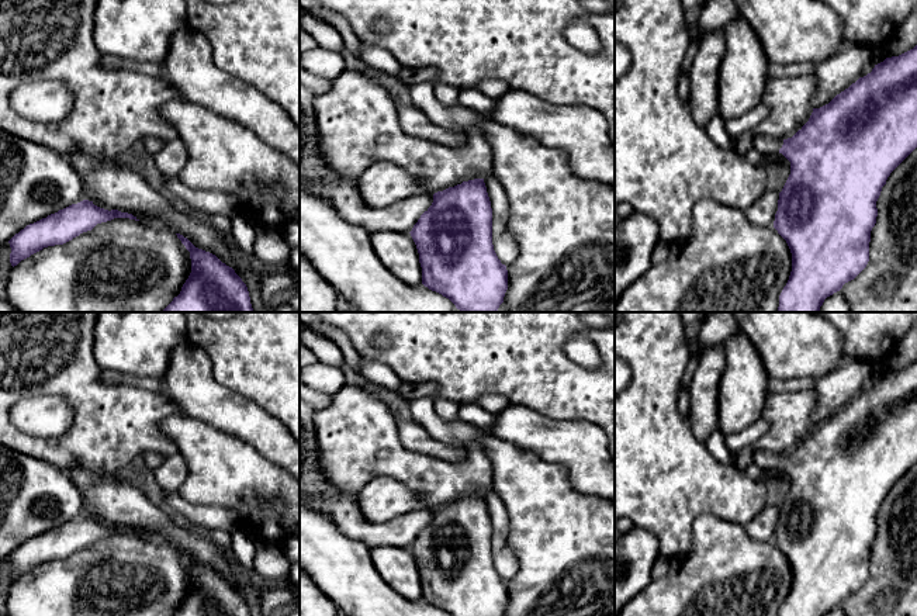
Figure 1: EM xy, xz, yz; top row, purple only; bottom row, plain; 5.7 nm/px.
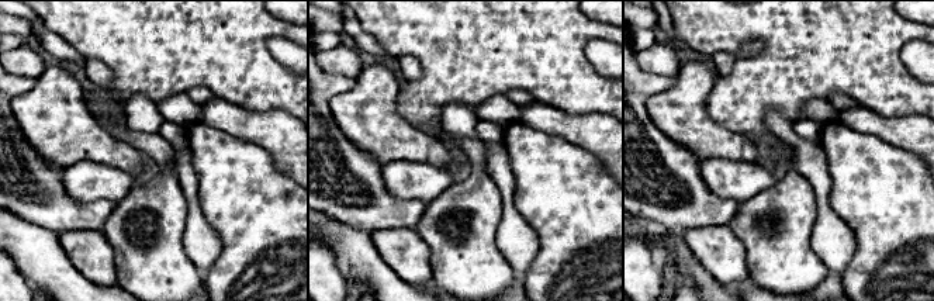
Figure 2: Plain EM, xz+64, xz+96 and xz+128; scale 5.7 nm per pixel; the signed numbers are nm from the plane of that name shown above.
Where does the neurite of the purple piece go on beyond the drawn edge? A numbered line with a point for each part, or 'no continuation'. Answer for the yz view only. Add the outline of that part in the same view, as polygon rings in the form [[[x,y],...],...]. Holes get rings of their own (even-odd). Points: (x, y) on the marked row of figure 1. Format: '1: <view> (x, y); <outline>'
1: yz (764, 144); [[[750,135],[751,148],[757,149],[762,155],[779,152],[783,145],[783,139],[775,139],[768,135]]]

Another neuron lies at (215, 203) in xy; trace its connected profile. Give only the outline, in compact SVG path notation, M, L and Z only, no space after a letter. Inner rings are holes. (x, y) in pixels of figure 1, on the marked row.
M163 177L165 191L176 200L181 200L194 210L201 210L210 215L225 215L233 218L239 215L239 203L232 193L215 190L193 190L186 187L179 179Z

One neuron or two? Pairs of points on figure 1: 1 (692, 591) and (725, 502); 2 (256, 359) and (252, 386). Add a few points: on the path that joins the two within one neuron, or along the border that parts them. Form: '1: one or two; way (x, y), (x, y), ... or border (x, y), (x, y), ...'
1: two; border (744, 526), (702, 514), (694, 523), (692, 537)
2: one; way (256, 366), (256, 379)

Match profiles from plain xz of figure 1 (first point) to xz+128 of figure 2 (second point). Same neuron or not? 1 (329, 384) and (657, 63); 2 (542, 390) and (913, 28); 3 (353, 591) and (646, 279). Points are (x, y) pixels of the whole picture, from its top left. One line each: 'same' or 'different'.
1: same
2: same
3: different

